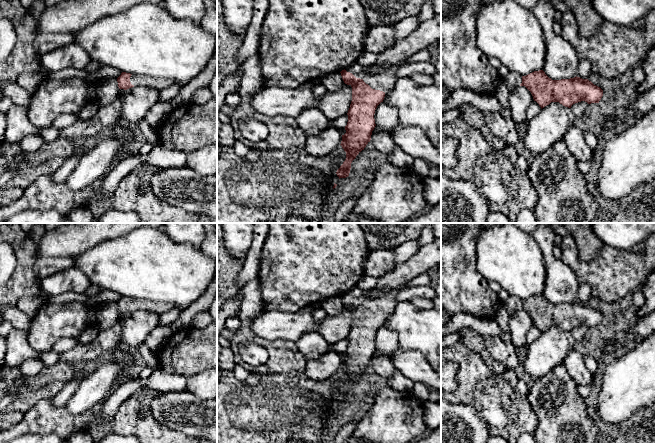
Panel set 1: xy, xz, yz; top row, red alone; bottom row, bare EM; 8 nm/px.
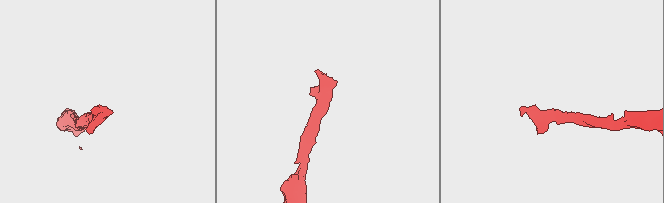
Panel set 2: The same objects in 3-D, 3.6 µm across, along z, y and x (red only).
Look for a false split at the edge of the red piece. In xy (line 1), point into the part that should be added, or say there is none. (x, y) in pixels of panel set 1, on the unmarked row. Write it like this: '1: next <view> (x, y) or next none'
1: next xy (159, 308)

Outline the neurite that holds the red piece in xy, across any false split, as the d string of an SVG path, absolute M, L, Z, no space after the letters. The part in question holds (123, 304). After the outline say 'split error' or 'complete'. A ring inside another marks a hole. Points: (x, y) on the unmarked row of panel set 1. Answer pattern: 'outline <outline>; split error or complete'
outline M122 296L117 302L119 313L127 314L134 310L145 310L162 315L174 308L170 302L153 302L149 300L130 298Z; split error

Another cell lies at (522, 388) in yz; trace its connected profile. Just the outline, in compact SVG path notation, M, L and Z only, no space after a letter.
M520 380L518 381L517 387L516 387L516 392L520 393L521 395L526 396L528 394L529 391L529 385L527 385L524 380Z

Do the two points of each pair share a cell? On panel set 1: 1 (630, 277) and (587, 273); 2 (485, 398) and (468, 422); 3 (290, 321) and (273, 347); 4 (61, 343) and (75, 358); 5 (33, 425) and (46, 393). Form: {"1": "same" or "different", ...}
{"1": "same", "2": "different", "3": "different", "4": "different", "5": "different"}

